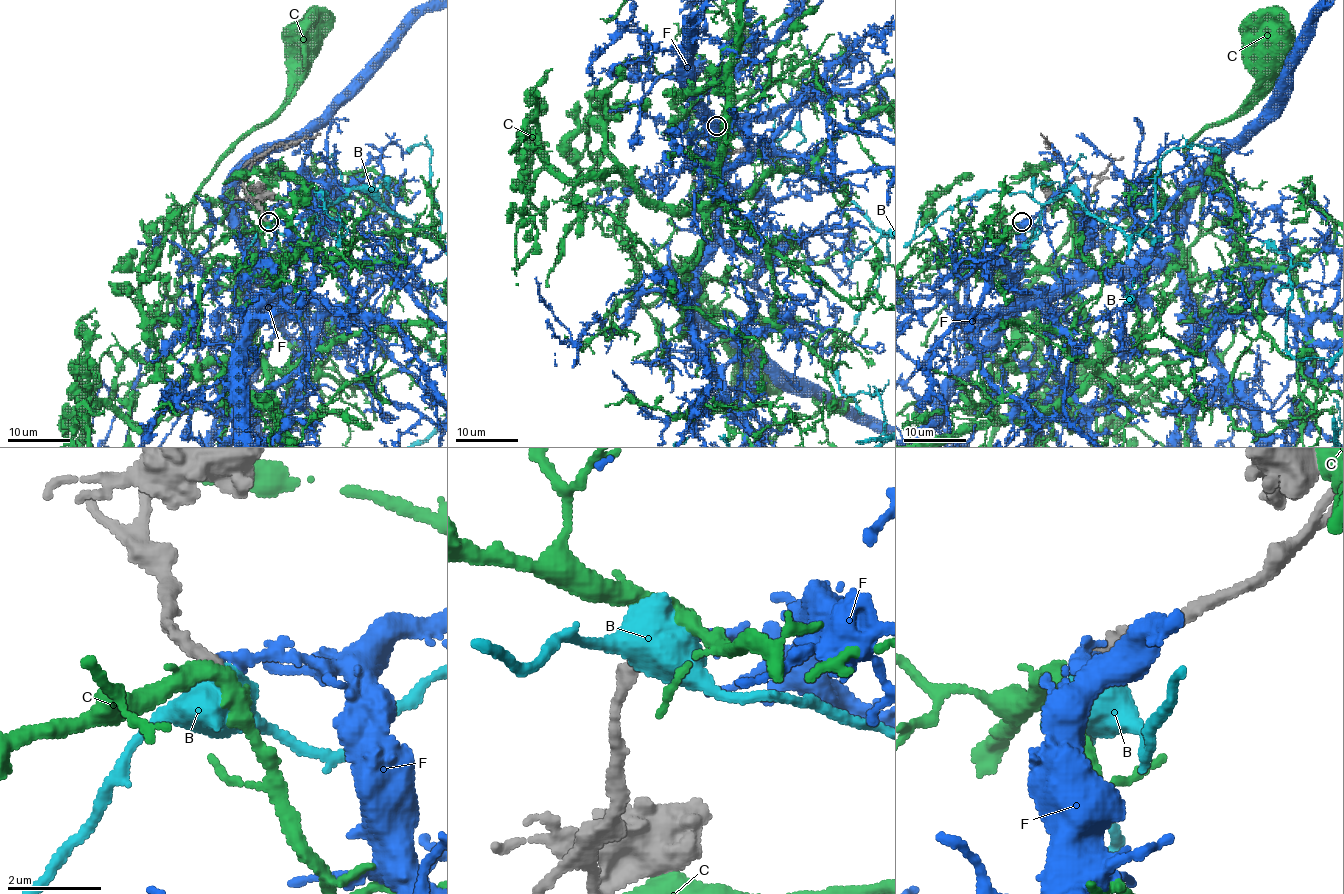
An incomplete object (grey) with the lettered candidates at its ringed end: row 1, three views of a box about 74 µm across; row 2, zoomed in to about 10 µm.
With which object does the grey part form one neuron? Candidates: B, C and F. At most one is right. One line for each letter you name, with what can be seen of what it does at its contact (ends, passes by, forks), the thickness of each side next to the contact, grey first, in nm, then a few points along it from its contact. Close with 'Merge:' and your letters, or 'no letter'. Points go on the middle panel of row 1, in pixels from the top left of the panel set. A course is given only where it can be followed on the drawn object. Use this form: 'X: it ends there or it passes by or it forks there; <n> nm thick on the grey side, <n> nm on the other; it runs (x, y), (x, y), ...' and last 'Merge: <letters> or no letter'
Merge: no letter

